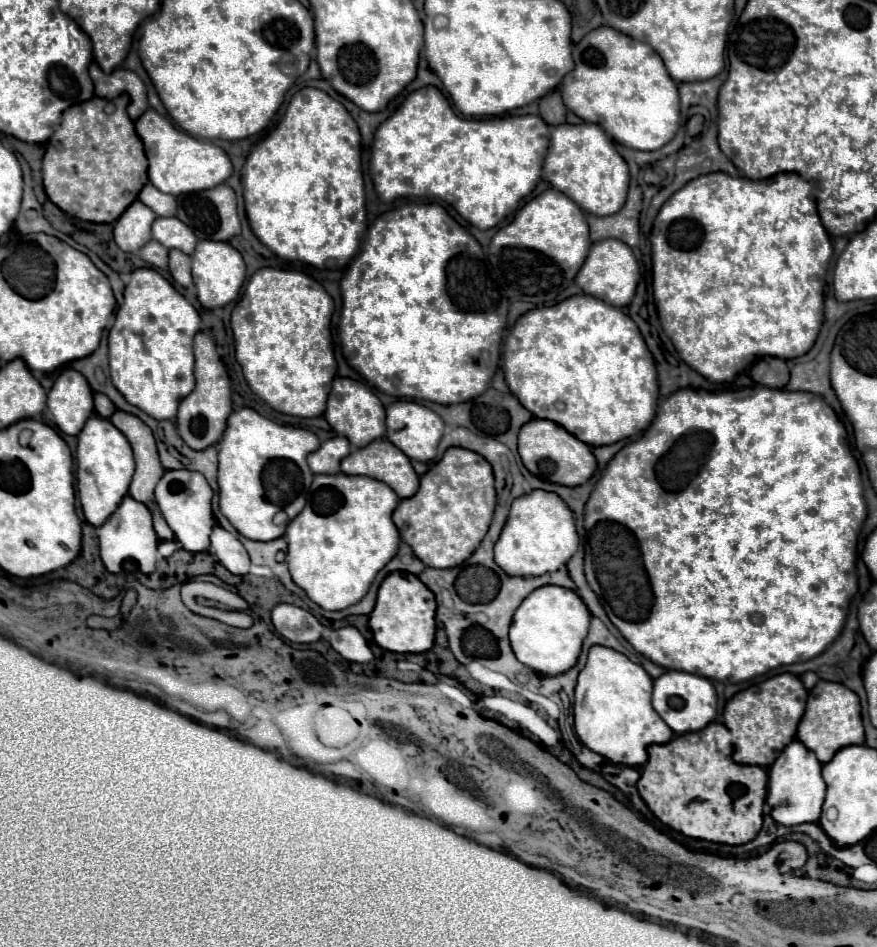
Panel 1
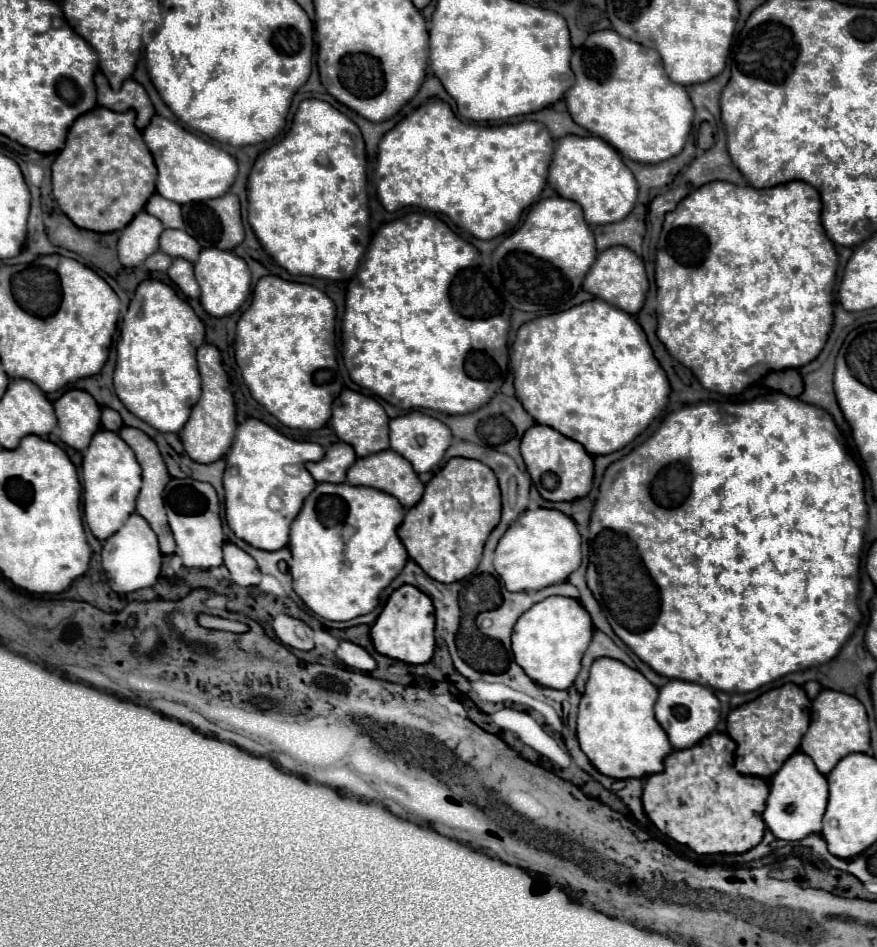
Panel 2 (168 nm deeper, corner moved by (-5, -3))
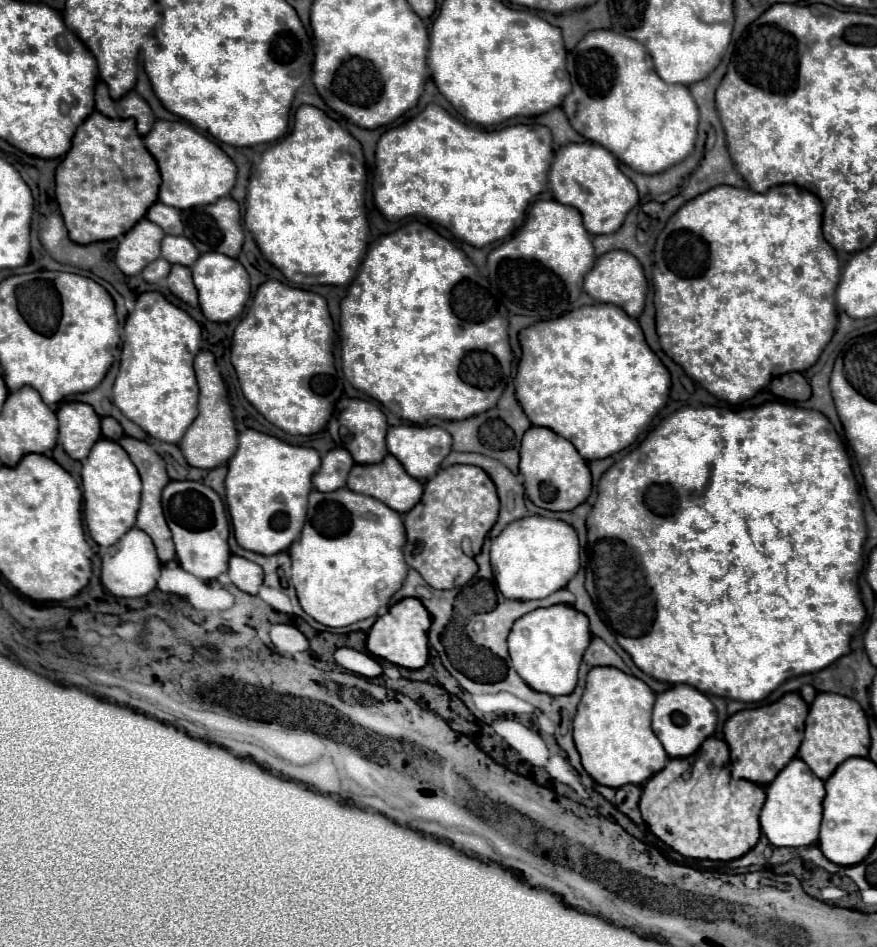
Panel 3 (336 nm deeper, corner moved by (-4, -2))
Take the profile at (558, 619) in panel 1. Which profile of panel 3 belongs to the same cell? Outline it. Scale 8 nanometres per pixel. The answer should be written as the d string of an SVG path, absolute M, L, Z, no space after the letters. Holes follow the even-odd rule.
M557 604L551 608L539 608L521 616L509 632L509 656L517 674L525 684L537 692L551 696L567 696L577 686L577 670L581 656L591 642L589 620L573 606Z

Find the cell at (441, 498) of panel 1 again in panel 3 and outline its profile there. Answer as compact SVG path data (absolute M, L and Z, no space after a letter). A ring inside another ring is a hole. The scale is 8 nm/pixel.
M455 464L455 466L439 470L425 484L425 492L423 492L419 504L415 504L415 508L411 508L411 512L407 512L403 516L405 532L407 532L407 544L405 544L403 552L405 552L407 564L411 568L415 568L431 588L449 590L449 588L465 586L477 572L477 562L473 556L481 552L483 540L485 540L487 532L493 528L497 514L499 514L499 498L497 498L495 484L479 466ZM463 540L471 542L471 556L463 552Z

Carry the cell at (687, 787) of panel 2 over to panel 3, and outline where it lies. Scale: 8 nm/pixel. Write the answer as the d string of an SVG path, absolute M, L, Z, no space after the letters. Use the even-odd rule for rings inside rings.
M707 738L699 752L695 756L689 756L687 760L675 760L671 758L667 766L657 772L647 784L643 786L639 809L643 814L643 820L647 828L667 846L671 846L675 852L697 858L697 860L735 860L743 854L747 854L761 836L759 826L759 812L765 802L765 790L759 784L751 784L745 780L731 780L725 766L717 768L717 748L711 750L711 746L723 744L723 740Z

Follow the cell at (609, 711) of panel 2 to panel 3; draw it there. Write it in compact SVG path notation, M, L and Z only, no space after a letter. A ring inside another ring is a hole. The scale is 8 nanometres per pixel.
M597 666L587 674L587 686L573 720L573 740L585 772L597 784L609 788L643 784L667 764L669 756L651 732L653 704L653 690L635 676L611 666Z

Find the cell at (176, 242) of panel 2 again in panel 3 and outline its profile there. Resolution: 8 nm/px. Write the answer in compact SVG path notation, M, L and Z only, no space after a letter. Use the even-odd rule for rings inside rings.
M165 236L163 238L163 244L161 244L161 256L169 264L193 266L193 262L197 260L199 252L191 244L191 240L187 240L185 236Z

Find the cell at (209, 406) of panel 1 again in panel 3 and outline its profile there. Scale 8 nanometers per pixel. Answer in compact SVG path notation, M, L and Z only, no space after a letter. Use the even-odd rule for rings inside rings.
M203 350L195 356L195 374L197 374L197 383L201 394L199 394L198 415L189 430L185 432L183 440L179 442L179 448L183 456L187 458L189 466L211 470L217 468L235 454L237 448L237 430L231 405L229 403L227 389L224 381L221 380L221 374L217 372L215 358L211 352Z

